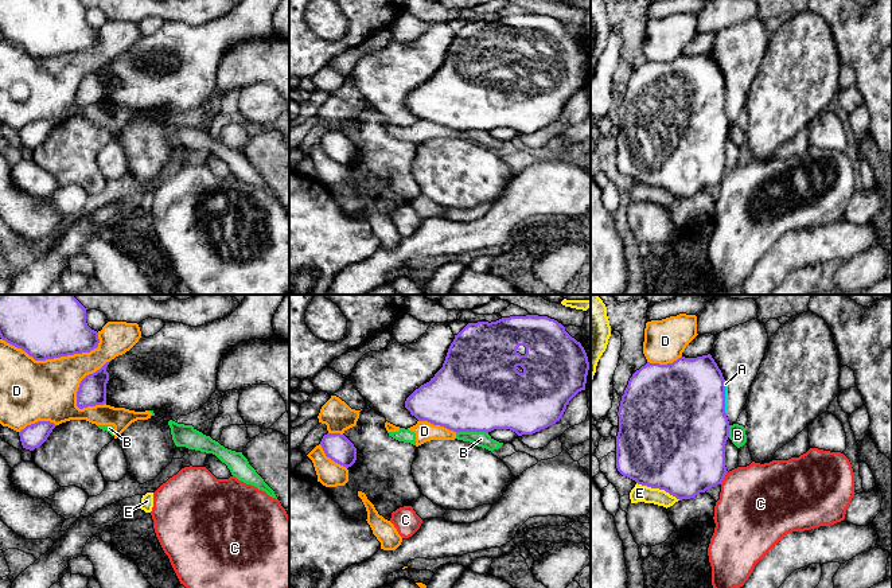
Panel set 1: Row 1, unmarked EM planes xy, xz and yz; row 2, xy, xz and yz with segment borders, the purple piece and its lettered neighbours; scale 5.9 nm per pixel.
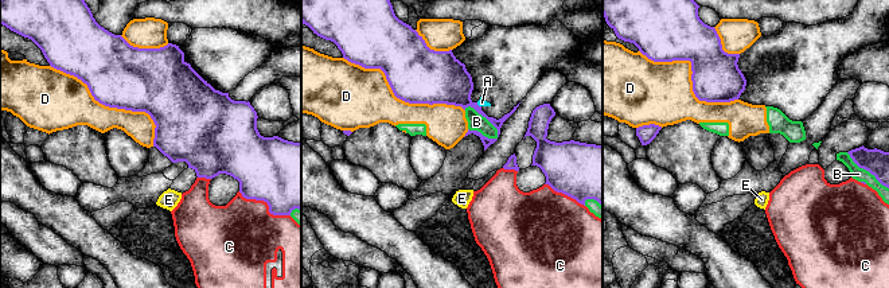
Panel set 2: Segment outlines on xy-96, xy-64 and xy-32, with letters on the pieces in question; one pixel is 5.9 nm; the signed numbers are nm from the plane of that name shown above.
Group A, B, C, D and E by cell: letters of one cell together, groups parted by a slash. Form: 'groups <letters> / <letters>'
groups A / B D / C / E

